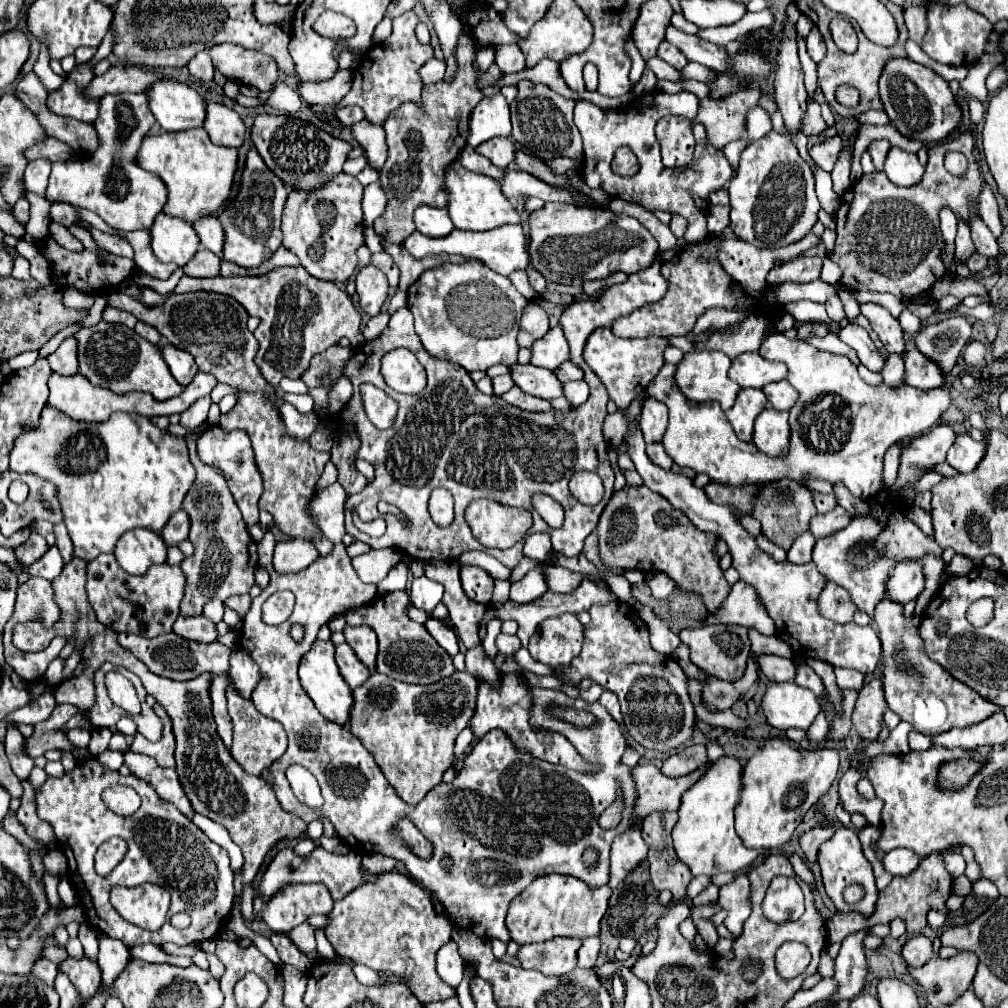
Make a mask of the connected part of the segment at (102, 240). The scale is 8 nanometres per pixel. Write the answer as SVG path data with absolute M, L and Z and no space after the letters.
M89 228L89 232L91 232L93 240L95 240L101 248L109 250L111 254L115 254L115 256L125 256L125 258L133 258L133 248L131 248L131 244L129 244L127 240L123 240L123 238L119 238L119 236L105 234L105 232L97 230L97 228Z

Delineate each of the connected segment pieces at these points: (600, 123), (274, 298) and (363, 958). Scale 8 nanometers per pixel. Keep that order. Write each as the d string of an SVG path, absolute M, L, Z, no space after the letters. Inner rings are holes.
M651 92L639 98L639 112L637 102L627 108L599 108L589 100L575 100L575 124L583 136L585 154L579 166L581 178L589 188L601 188L609 196L623 198L627 202L637 202L643 208L655 212L665 210L671 214L681 214L687 220L685 240L697 242L699 236L707 234L707 208L709 208L709 194L715 190L725 188L725 184L733 178L733 166L729 164L723 150L711 148L707 144L707 132L705 126L695 122L695 140L699 144L699 150L695 154L693 164L687 168L667 168L659 160L659 144L655 140L655 118L663 118L669 114L679 114L687 118L695 118L699 110L699 98L693 92L677 92L677 94L665 94L665 92ZM619 146L629 146L637 160L639 160L639 172L633 176L617 176L611 172L609 164L613 158L613 152Z
M303 266L295 268L275 268L265 276L213 276L213 278L191 278L183 276L175 288L175 294L185 292L219 292L235 298L249 316L259 316L261 324L253 332L259 342L259 352L255 356L255 364L267 384L273 388L279 386L283 376L299 378L303 370L307 370L309 360L337 344L339 338L349 338L353 348L359 348L365 342L361 332L361 312L351 302L347 292L337 288L333 282L315 280Z
M385 872L369 878L363 886L335 902L327 918L329 924L325 926L325 934L339 956L347 956L357 964L399 976L403 984L415 992L423 1006L456 994L455 989L444 983L435 970L435 954L451 940L453 924L443 914L435 912L427 890L401 872Z

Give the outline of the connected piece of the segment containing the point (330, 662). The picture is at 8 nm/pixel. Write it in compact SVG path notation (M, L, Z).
M317 638L317 642L299 662L299 678L301 678L301 686L305 688L309 698L315 702L319 712L333 722L345 724L349 720L349 708L353 704L353 698L351 698L351 688L345 684L343 676L337 670L333 654L335 654L335 646L331 642L323 642Z

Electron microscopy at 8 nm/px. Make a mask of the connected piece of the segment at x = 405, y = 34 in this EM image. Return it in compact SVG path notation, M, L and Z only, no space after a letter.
M405 12L403 16L393 20L393 32L387 40L371 46L359 60L359 64L353 68L353 80L351 80L351 90L347 96L337 104L349 106L355 104L365 112L365 120L371 124L383 124L387 120L389 112L399 108L403 102L419 102L421 100L421 88L423 82L419 80L419 68L433 58L433 48L423 46L415 38L415 26L419 18L415 12Z

